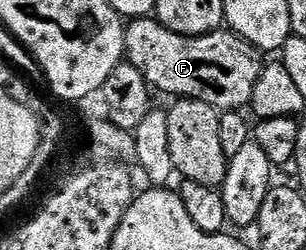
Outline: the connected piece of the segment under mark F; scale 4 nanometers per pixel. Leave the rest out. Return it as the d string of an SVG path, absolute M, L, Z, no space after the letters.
M154 16L135 18L126 26L126 58L155 91L174 94L175 99L195 98L212 104L220 112L238 112L249 107L264 65L263 51L229 28L189 38L172 32Z

